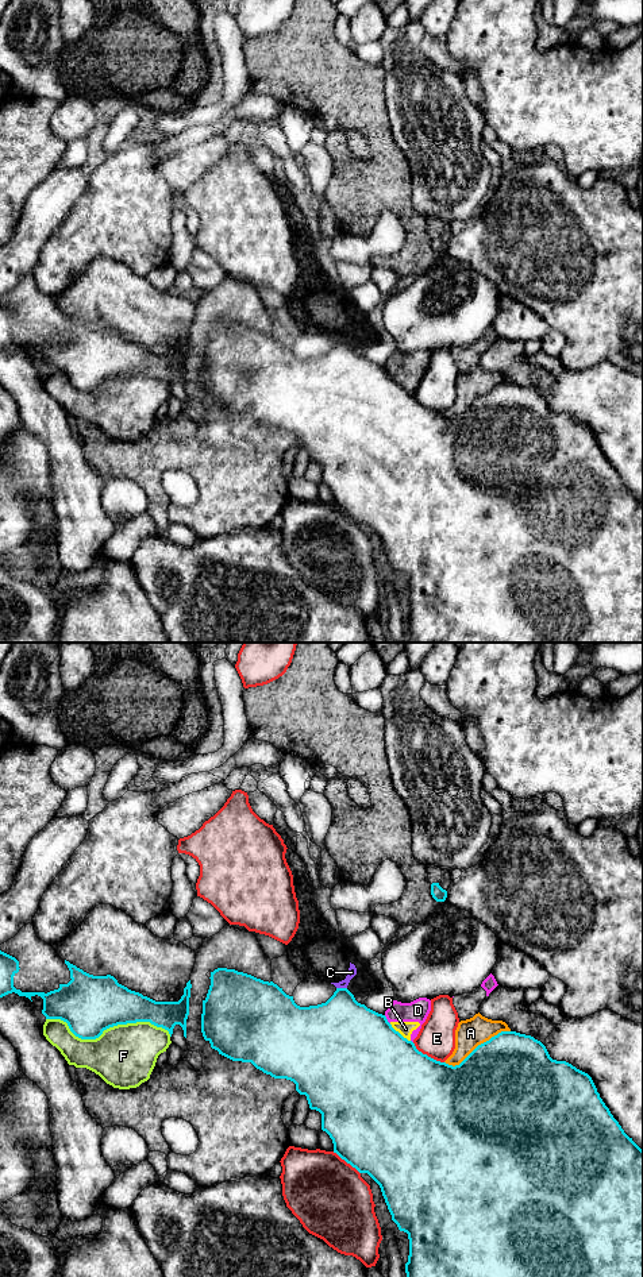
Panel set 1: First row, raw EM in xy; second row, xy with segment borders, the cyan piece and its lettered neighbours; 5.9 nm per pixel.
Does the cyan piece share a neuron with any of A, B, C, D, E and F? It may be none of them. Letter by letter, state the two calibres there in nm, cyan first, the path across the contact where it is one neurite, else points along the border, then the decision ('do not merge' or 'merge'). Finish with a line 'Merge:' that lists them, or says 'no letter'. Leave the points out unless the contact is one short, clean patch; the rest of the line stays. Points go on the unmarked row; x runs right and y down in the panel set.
A: calibres 500 and 170 nm; do not merge
B: calibres 500 and 90 nm; border xy (389, 375), (409, 393); do not merge
C: calibres 380 and 50 nm; border xy (337, 339), (346, 340); do not merge
D: calibres 500 and 130 nm; do not merge
E: calibres 500 and 220 nm; do not merge
F: calibres 360 and 380 nm; do not merge
Merge: no letter

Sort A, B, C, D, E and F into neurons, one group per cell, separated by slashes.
A / B C D / E / F

